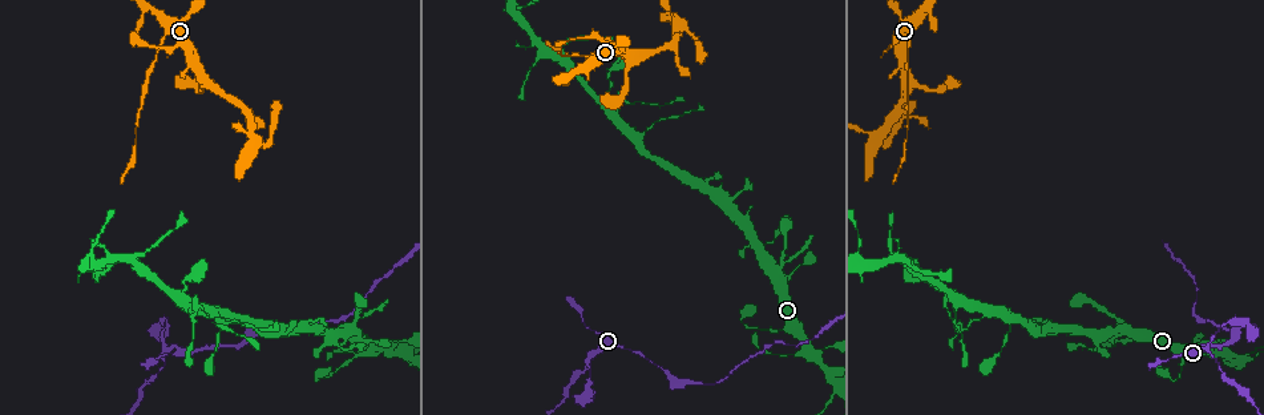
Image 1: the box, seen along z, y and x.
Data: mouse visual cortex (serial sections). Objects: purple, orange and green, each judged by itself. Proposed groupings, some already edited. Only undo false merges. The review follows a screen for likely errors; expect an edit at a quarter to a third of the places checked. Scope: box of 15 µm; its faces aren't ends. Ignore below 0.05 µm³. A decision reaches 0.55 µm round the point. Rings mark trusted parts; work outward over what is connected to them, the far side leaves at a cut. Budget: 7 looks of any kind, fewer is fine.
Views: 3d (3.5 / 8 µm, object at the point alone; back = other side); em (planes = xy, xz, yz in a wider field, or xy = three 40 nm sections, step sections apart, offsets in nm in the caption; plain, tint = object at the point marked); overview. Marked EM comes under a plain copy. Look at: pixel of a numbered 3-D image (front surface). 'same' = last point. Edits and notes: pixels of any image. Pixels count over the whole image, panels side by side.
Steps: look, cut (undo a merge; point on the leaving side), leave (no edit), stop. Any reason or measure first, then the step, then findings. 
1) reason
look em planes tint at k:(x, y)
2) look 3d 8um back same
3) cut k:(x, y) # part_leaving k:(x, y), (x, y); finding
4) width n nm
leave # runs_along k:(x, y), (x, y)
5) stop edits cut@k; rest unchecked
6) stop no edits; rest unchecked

a narrow waist
look 3d 3.5um back at 1:(908, 56)

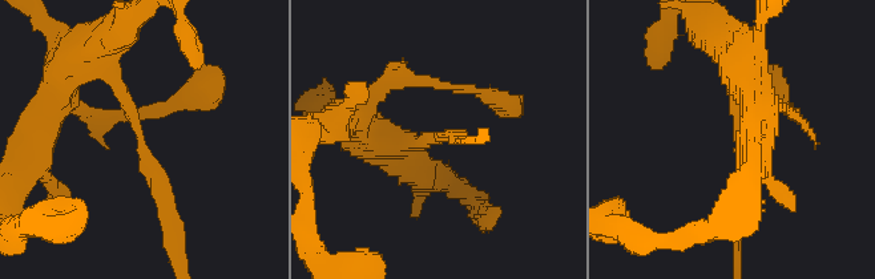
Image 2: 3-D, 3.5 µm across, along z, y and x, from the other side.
arm_widths 150, 200 nm
look em xy step 3 tint at 2:(438, 140)

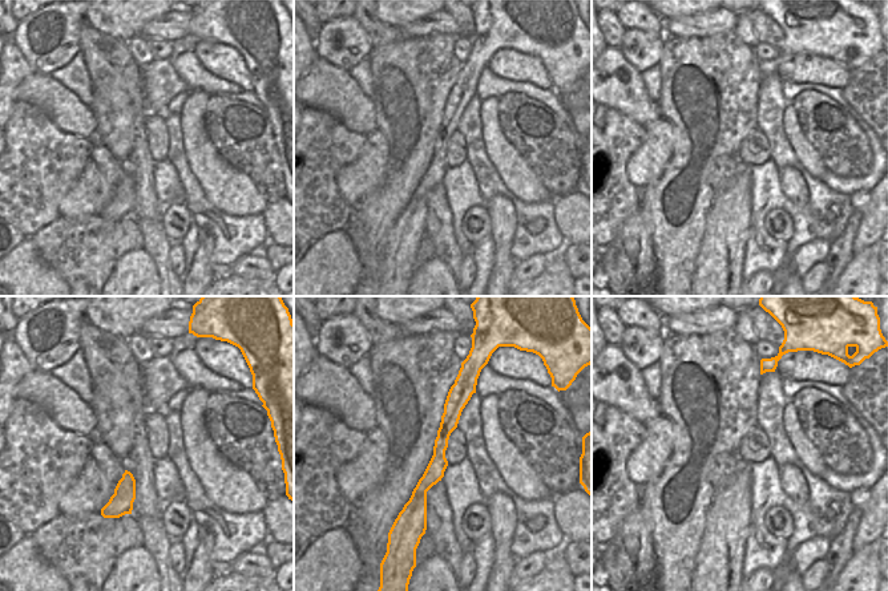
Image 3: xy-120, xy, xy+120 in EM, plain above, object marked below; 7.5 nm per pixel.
look em xy step 5 tint same

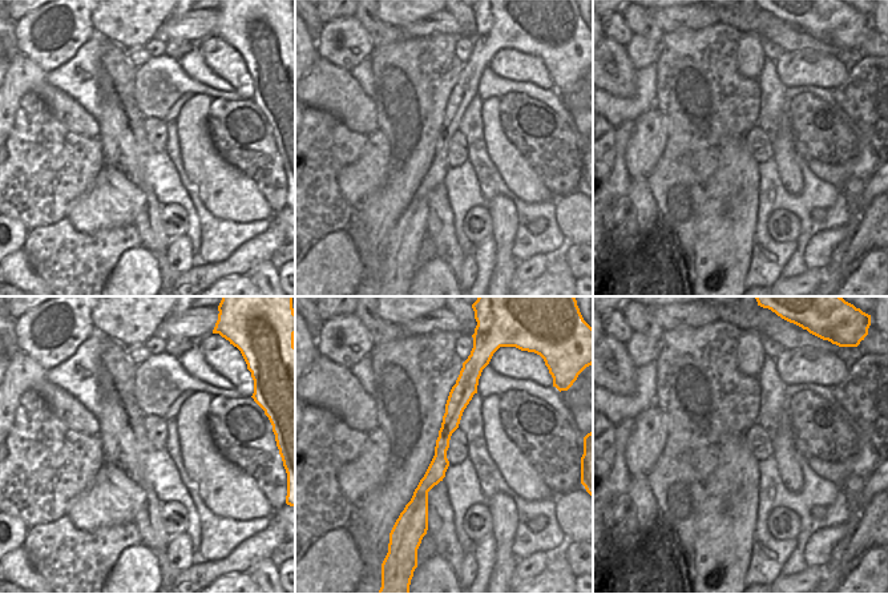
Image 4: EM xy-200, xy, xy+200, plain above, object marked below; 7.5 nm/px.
cut 2:(160, 174) # a second cell is stuck on

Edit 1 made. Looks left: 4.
four or more arms meet
look 3d 8um back at 1:(256, 139)

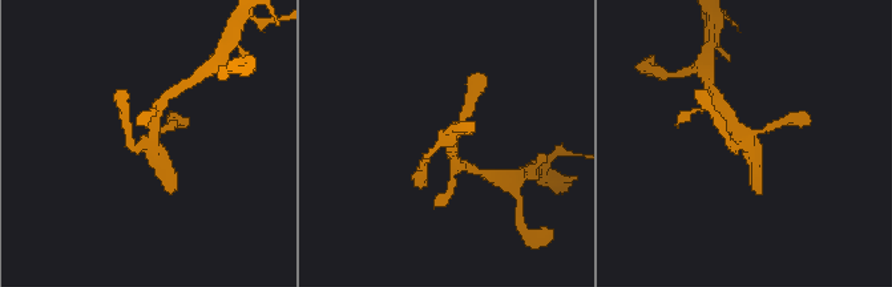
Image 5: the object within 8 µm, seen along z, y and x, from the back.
look 3d 3.5um at 5:(150, 142)

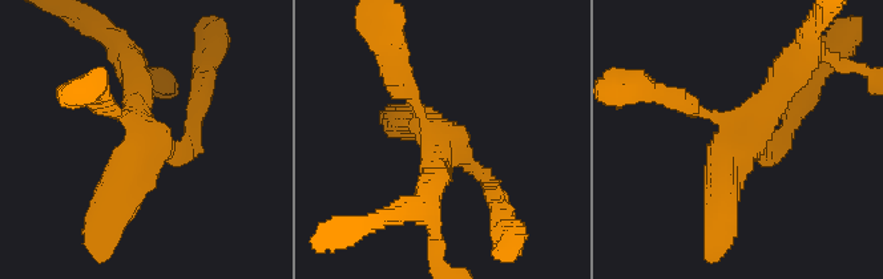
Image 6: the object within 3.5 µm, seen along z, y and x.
leave # runs_along 6:(794, 65), (722, 168), (718, 209); continuous, no second cell

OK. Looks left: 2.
thick turns thin
look 3d 3.5um at 1:(626, 103)

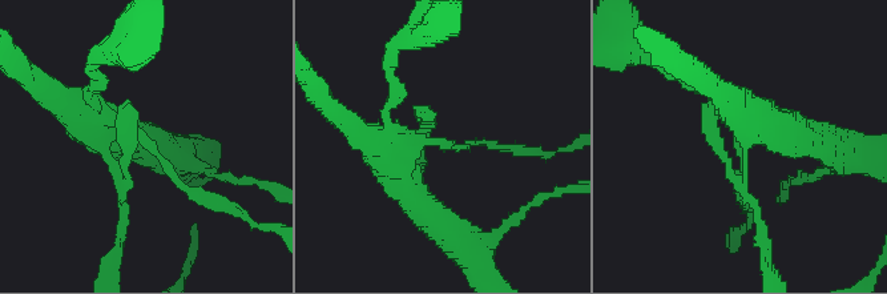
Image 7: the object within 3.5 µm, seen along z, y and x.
cut 7:(467, 144) # part_leaving 7:(436, 141), (535, 152); a second cell is stuck on

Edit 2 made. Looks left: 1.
stop edits cut@2, cut@7; rest unchecked

